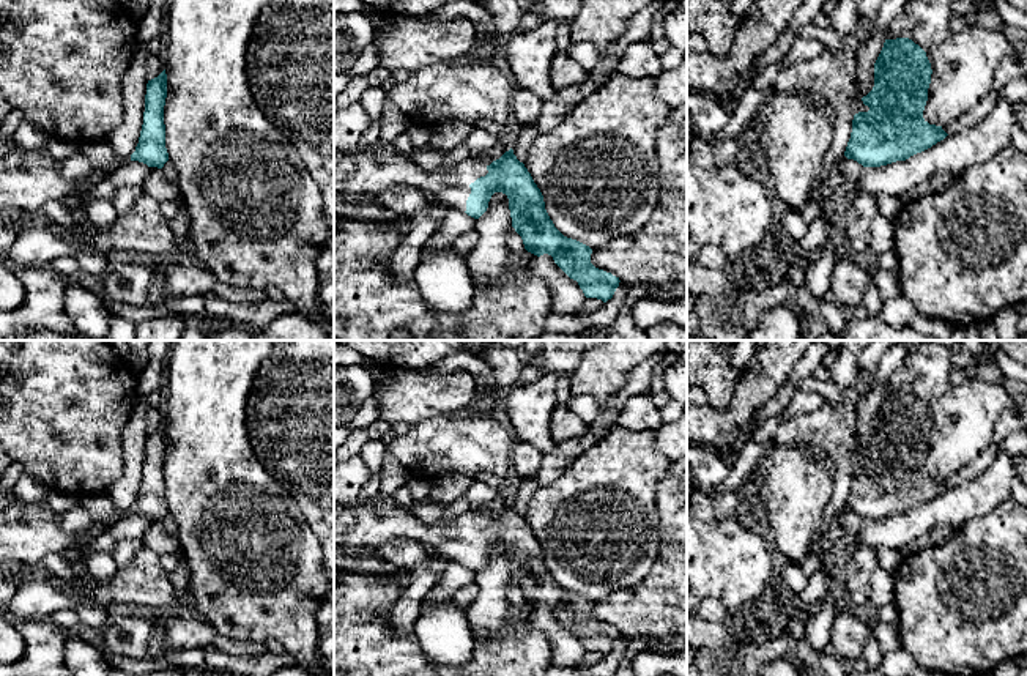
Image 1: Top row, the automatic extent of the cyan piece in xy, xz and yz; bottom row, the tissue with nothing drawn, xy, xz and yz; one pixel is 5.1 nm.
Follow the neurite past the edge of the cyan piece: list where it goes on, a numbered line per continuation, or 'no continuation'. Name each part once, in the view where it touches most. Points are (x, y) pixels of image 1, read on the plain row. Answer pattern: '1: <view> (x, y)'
1: xz (377, 520)

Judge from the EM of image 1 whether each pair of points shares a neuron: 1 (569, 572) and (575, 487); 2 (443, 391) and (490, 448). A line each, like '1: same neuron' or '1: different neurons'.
1: same neuron
2: different neurons

